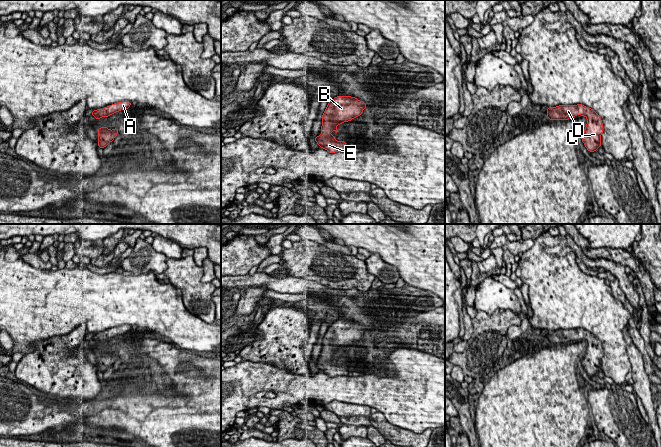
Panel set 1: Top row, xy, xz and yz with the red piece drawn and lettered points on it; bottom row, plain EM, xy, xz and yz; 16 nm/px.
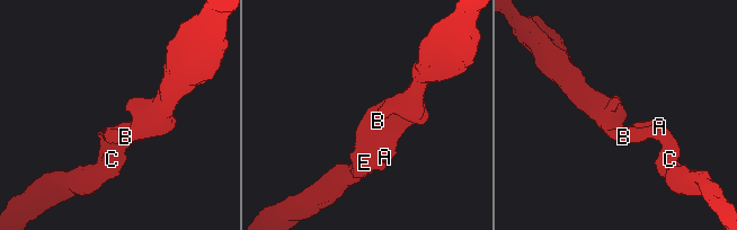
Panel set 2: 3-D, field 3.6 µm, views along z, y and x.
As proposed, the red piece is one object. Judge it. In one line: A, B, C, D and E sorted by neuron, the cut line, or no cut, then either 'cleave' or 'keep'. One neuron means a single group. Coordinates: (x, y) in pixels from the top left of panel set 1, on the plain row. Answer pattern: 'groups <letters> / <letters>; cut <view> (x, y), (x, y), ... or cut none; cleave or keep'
groups A B C D E; cut none; keep

